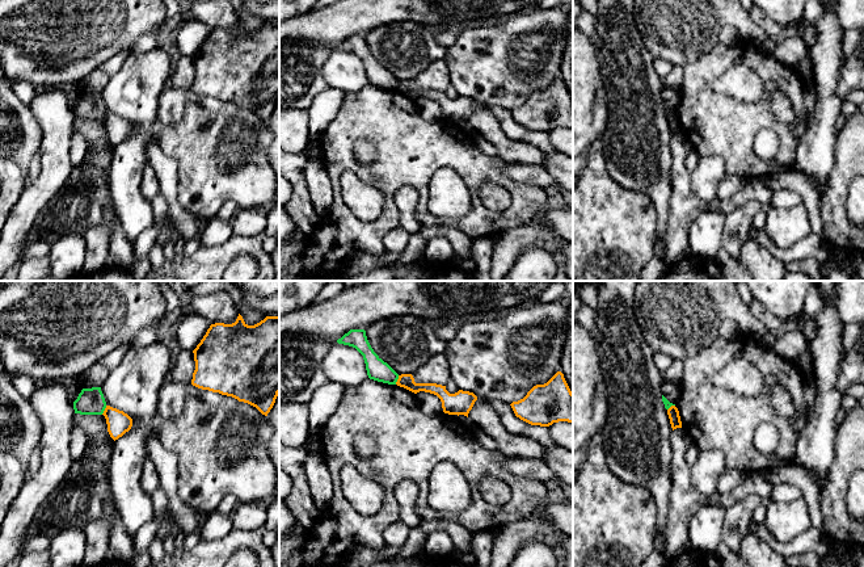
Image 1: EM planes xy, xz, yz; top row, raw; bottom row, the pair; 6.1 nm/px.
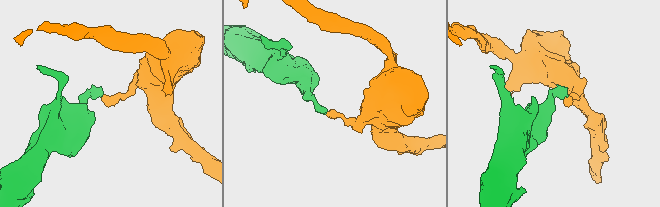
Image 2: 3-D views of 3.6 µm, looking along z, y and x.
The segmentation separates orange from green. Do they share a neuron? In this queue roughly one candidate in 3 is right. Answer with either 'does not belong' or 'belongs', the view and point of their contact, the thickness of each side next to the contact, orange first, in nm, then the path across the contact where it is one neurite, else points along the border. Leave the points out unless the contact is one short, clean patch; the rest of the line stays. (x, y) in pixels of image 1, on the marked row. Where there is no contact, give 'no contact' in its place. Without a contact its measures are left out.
does not belong; meets orange in xy at (105, 410); 140 nm thick on the orange side, 160 nm on the other; border along xy (106, 406), (101, 414)

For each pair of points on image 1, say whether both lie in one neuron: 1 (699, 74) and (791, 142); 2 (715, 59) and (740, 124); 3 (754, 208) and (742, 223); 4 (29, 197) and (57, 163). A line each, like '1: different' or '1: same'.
1: same
2: same
3: same
4: same

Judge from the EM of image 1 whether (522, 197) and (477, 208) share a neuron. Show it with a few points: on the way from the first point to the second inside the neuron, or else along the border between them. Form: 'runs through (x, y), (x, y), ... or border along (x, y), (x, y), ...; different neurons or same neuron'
runs through (514, 209), (506, 217), (489, 217); same neuron

